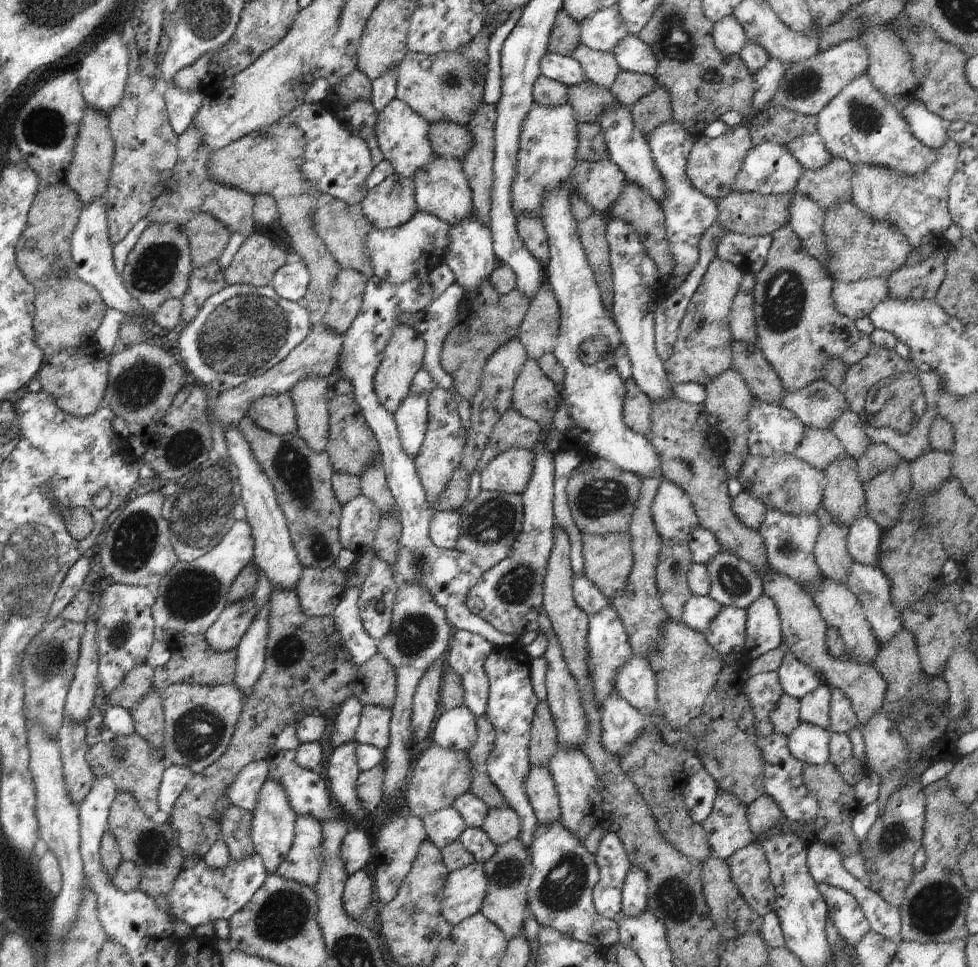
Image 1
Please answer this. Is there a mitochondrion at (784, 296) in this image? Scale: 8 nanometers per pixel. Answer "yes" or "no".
yes

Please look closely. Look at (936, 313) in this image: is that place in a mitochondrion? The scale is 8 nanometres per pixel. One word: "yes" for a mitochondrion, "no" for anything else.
no

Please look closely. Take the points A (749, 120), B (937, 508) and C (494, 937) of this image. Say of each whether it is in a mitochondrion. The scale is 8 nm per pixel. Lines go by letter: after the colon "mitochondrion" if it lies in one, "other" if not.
A: other
B: mitochondrion
C: other

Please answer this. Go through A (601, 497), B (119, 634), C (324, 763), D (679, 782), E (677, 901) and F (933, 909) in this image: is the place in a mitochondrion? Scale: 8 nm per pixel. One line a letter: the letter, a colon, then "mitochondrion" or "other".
A: mitochondrion
B: mitochondrion
C: other
D: other
E: mitochondrion
F: mitochondrion

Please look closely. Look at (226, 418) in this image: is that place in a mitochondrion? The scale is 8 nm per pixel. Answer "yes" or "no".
no

